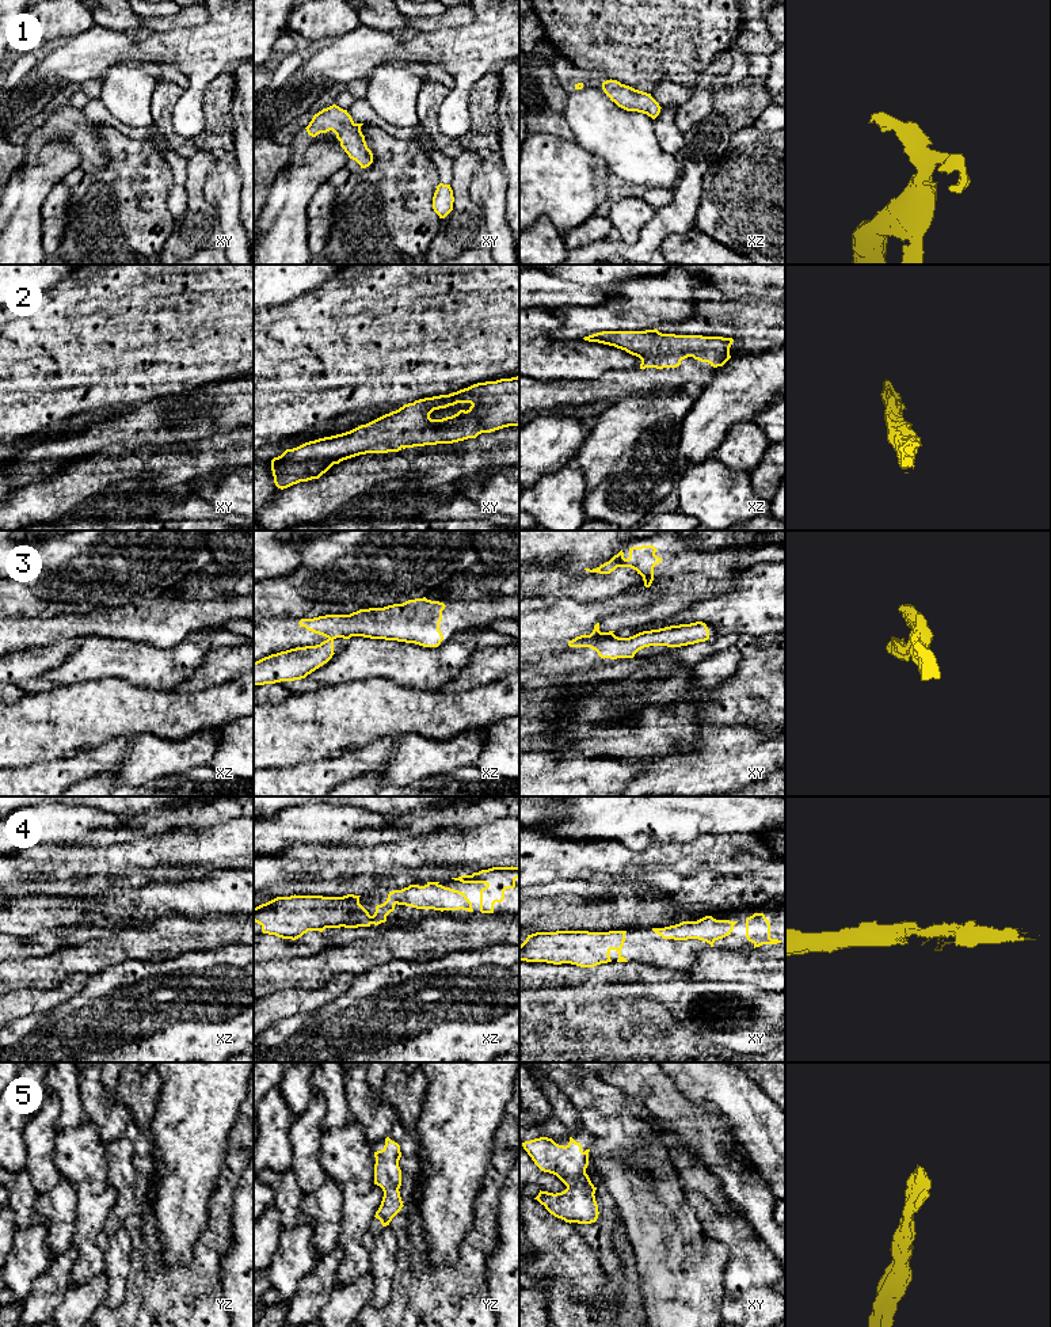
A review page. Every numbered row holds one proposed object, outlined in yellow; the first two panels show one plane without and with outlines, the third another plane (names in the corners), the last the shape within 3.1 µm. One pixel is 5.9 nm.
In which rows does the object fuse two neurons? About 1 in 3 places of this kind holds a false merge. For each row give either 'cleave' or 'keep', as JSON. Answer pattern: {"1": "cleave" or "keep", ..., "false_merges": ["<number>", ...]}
{"1": "keep", "2": "keep", "3": "cleave", "4": "keep", "5": "keep", "false_merges": ["3"]}

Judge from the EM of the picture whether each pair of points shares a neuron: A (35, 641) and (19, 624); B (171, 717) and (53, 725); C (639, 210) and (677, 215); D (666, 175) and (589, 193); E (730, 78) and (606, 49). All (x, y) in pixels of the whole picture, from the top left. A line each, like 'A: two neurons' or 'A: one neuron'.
A: one neuron
B: one neuron
C: two neurons
D: two neurons
E: two neurons

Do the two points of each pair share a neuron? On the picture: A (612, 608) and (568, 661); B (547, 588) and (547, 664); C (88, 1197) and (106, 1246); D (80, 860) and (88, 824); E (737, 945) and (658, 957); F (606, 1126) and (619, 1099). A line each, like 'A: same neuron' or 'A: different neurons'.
A: same neuron
B: different neurons
C: different neurons
D: different neurons
E: same neuron
F: different neurons

